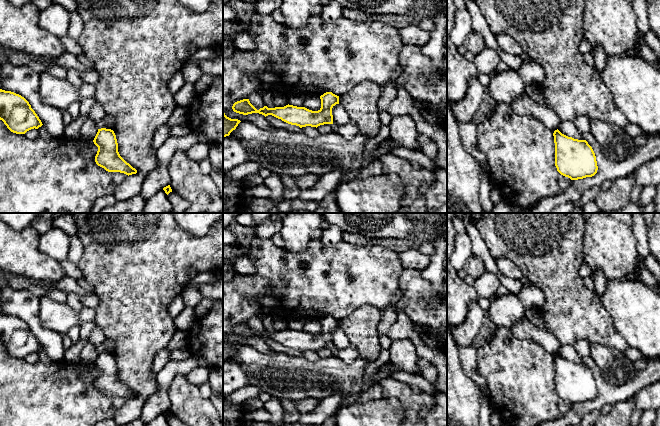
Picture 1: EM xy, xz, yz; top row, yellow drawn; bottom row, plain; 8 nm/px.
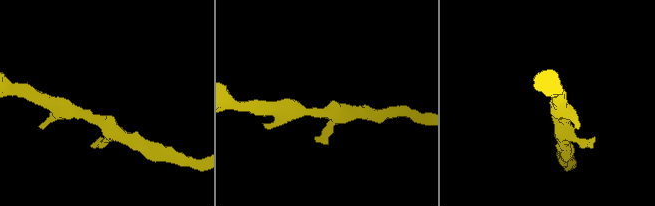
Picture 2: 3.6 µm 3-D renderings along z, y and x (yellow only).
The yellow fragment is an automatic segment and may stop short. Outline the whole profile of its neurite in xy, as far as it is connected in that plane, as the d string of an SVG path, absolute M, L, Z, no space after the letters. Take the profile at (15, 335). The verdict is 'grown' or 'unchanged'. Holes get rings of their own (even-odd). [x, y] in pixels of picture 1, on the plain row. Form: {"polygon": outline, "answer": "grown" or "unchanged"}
{"polygon": "M0 313L0 344L16 358L25 358L43 349L24 321L2 313Z", "answer": "unchanged"}

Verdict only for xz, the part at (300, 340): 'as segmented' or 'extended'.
as segmented

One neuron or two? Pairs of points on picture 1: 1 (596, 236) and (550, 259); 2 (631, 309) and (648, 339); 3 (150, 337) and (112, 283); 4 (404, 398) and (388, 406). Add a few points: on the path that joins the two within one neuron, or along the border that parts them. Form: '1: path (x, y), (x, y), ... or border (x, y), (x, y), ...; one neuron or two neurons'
1: border (585, 223), (583, 261); two neurons
2: path (638, 316), (648, 326), (648, 332); one neuron
3: path (139, 324), (133, 313), (133, 304), (125, 296); one neuron
4: border (382, 396), (395, 398), (400, 403), (405, 415); two neurons

